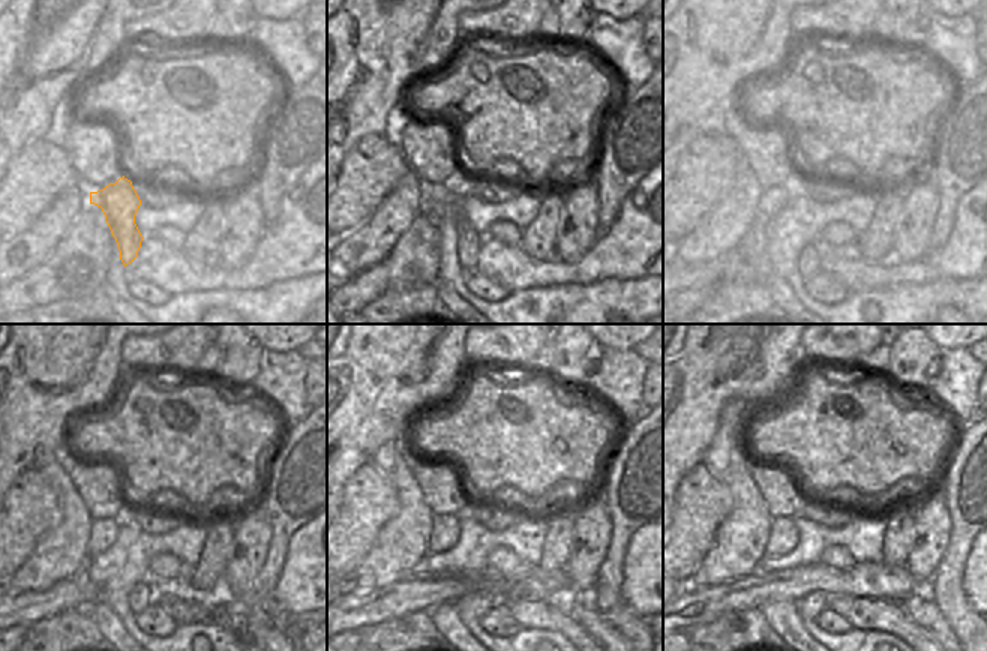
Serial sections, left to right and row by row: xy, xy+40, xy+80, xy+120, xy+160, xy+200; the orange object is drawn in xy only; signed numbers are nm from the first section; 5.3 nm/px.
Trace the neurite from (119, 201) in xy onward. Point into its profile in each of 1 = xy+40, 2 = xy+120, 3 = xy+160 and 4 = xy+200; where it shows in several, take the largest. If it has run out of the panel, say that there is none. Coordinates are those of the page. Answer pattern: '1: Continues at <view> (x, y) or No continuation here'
1: Continues at xy+40 (468, 242)
2: Continues at xy+120 (143, 594)
3: Continues at xy+160 (480, 603)
4: Continues at xy+200 (813, 605)

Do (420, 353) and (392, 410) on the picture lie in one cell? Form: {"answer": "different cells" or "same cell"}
{"answer": "same cell"}

